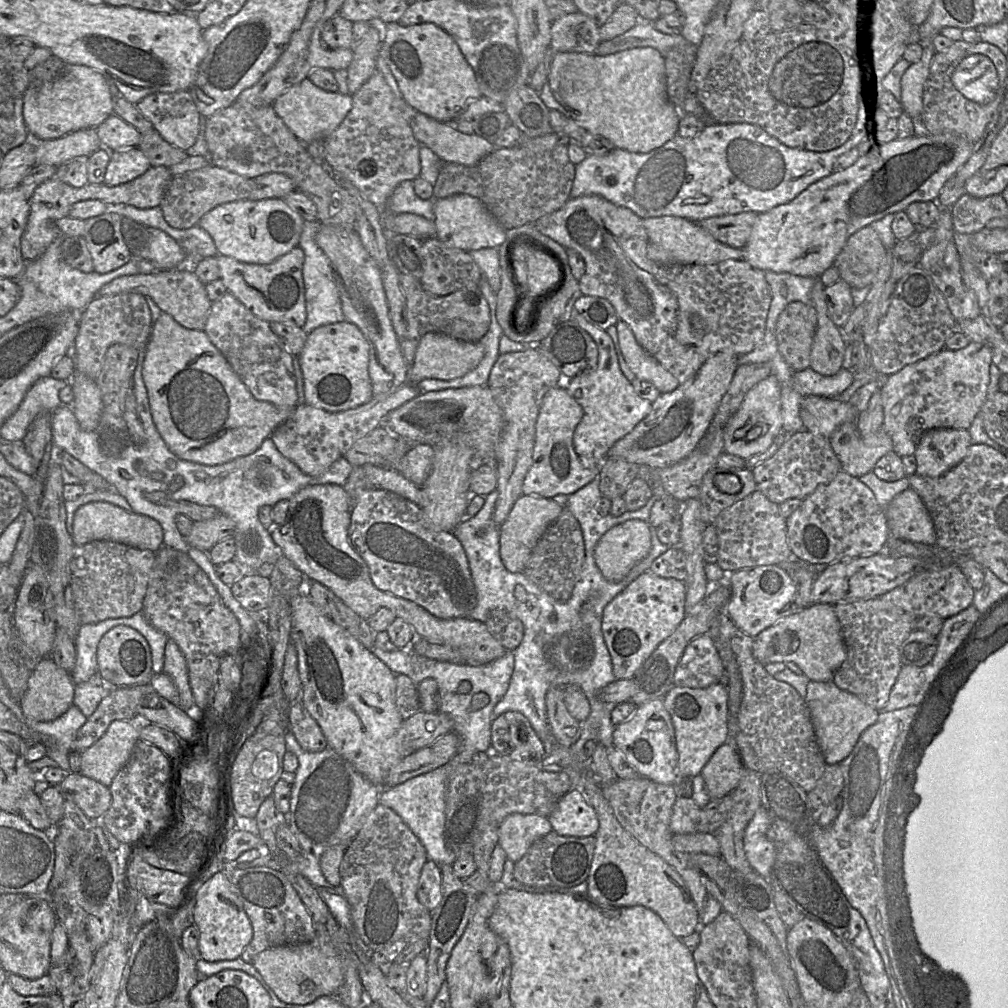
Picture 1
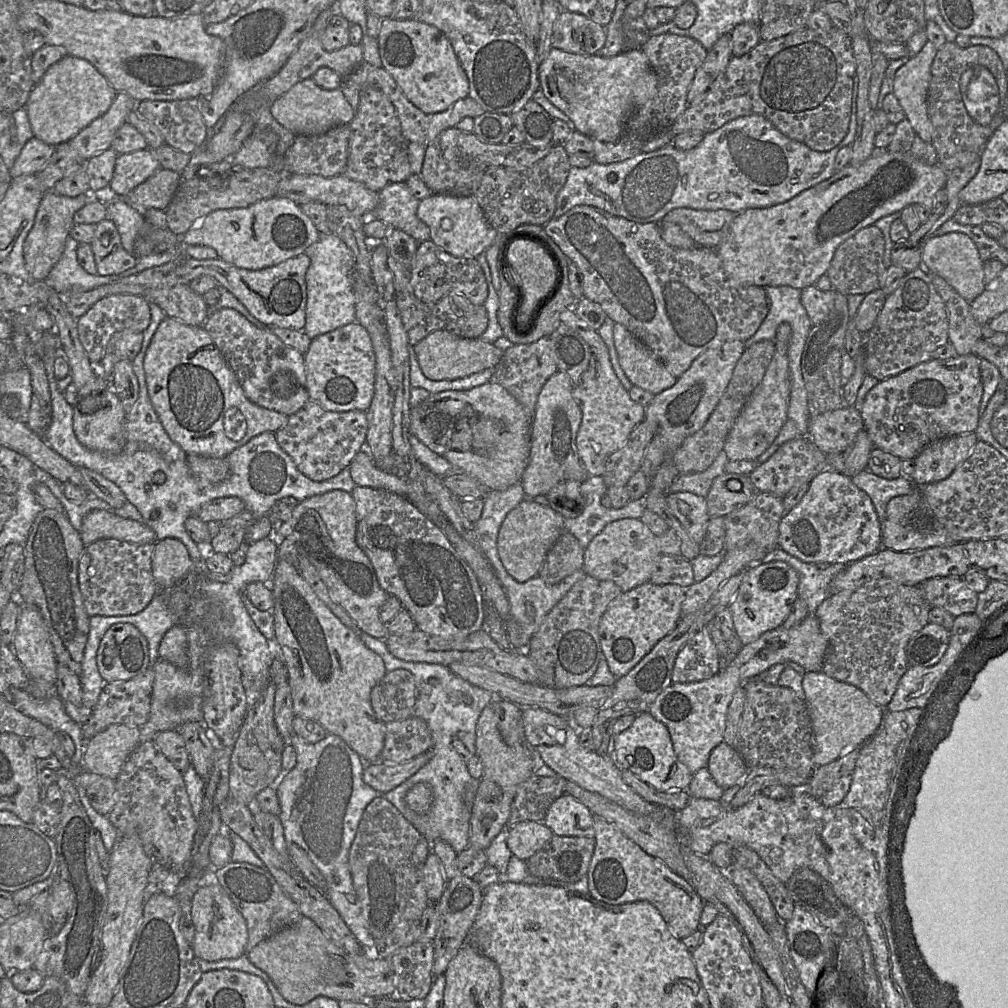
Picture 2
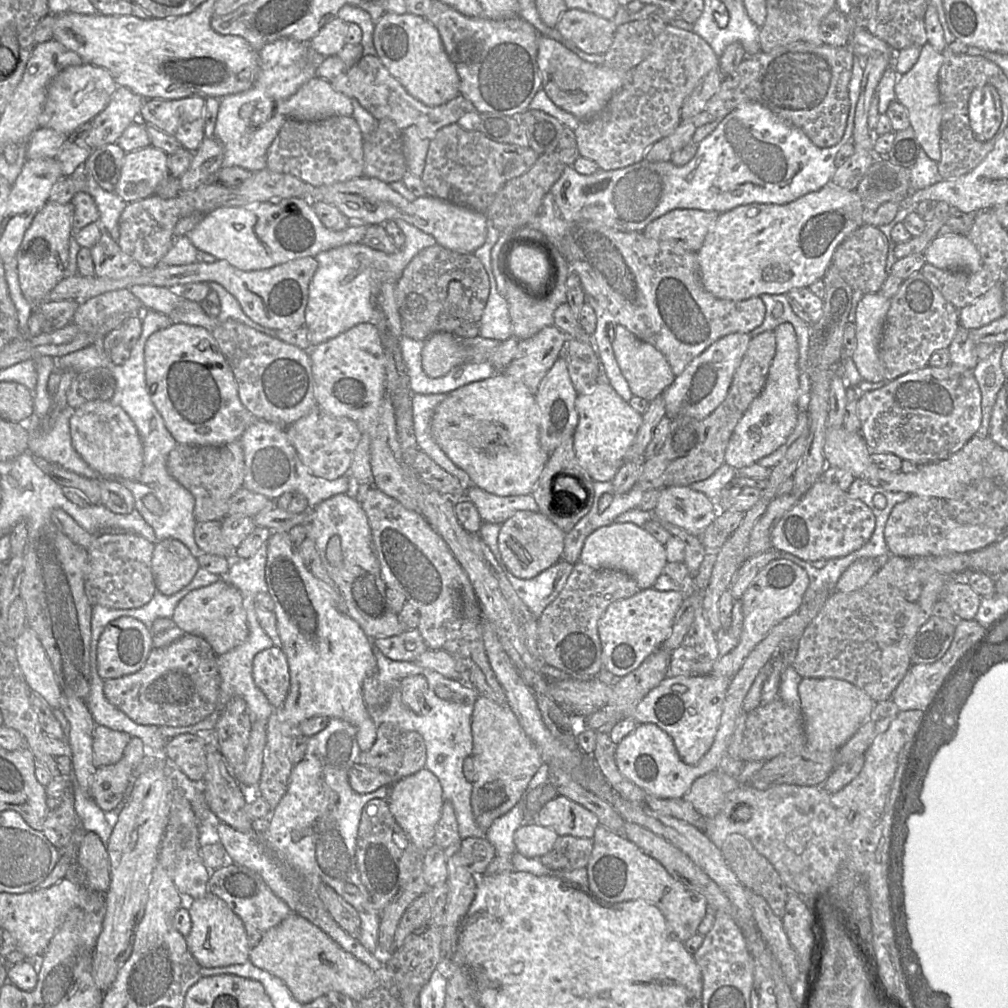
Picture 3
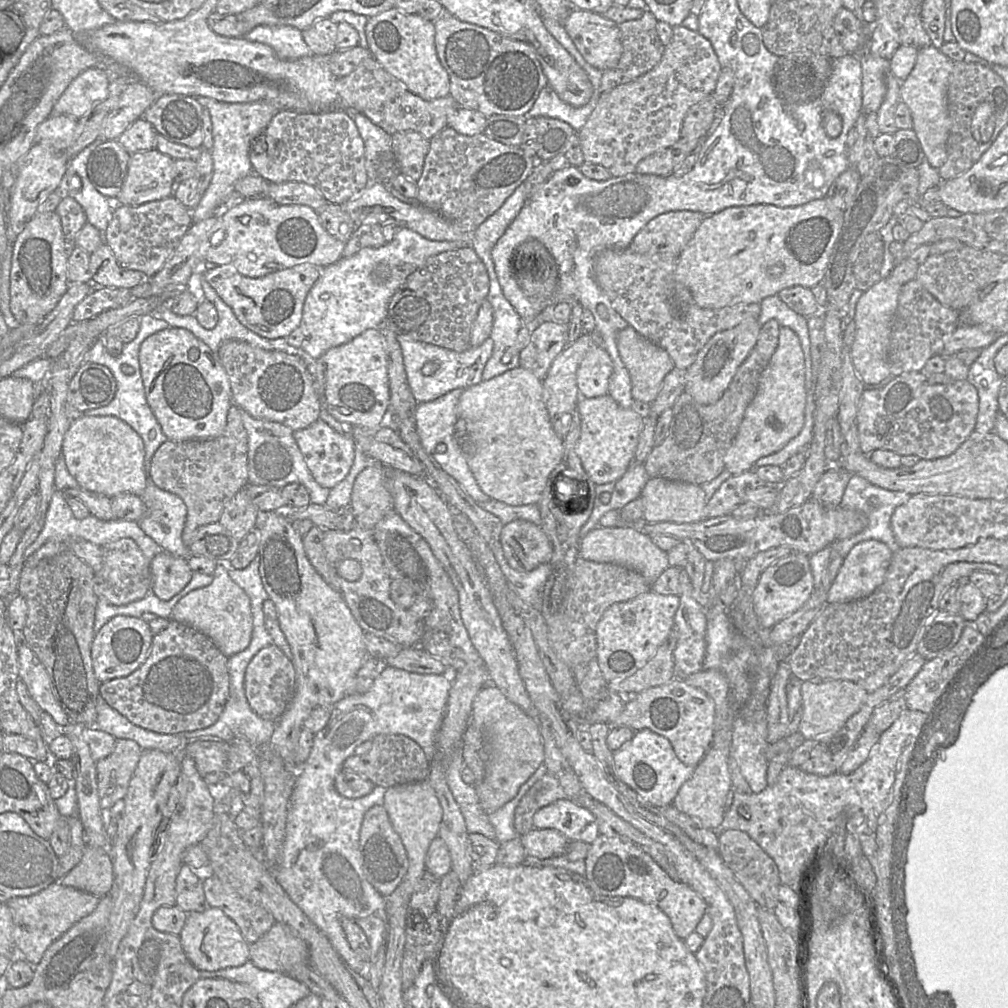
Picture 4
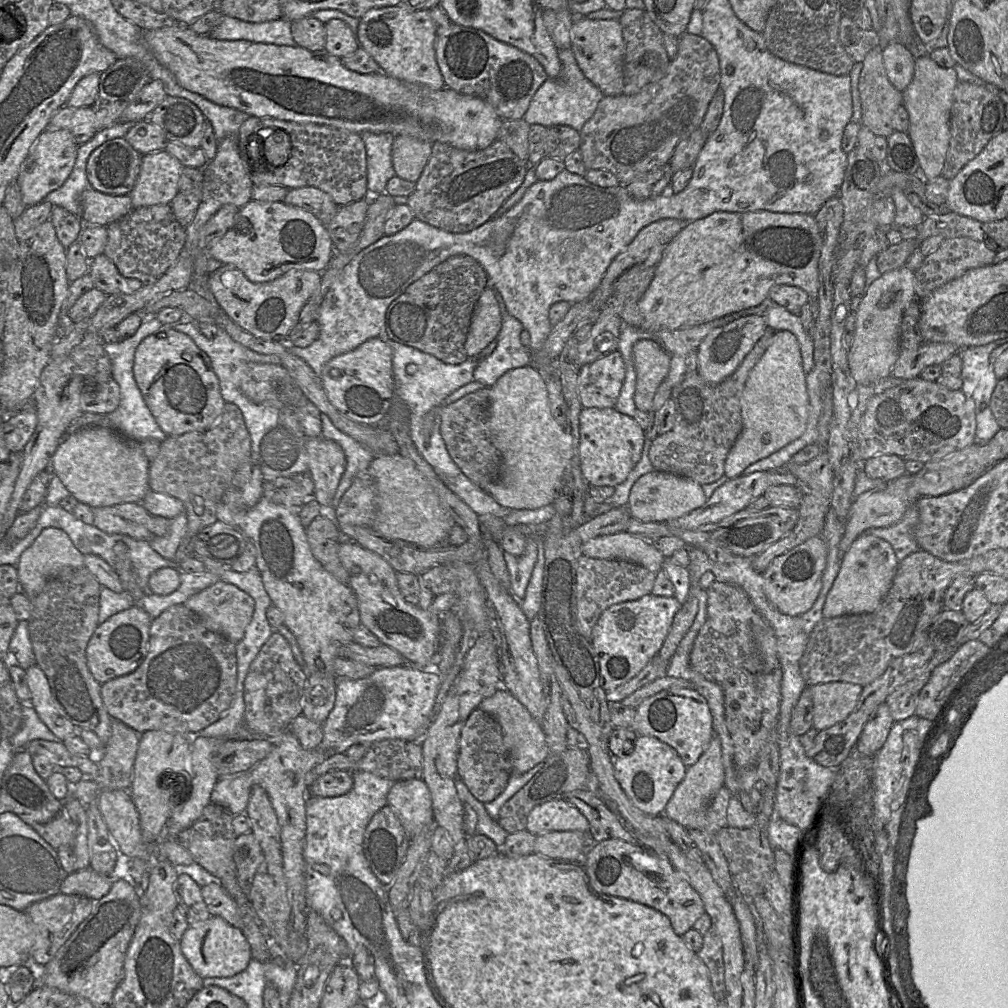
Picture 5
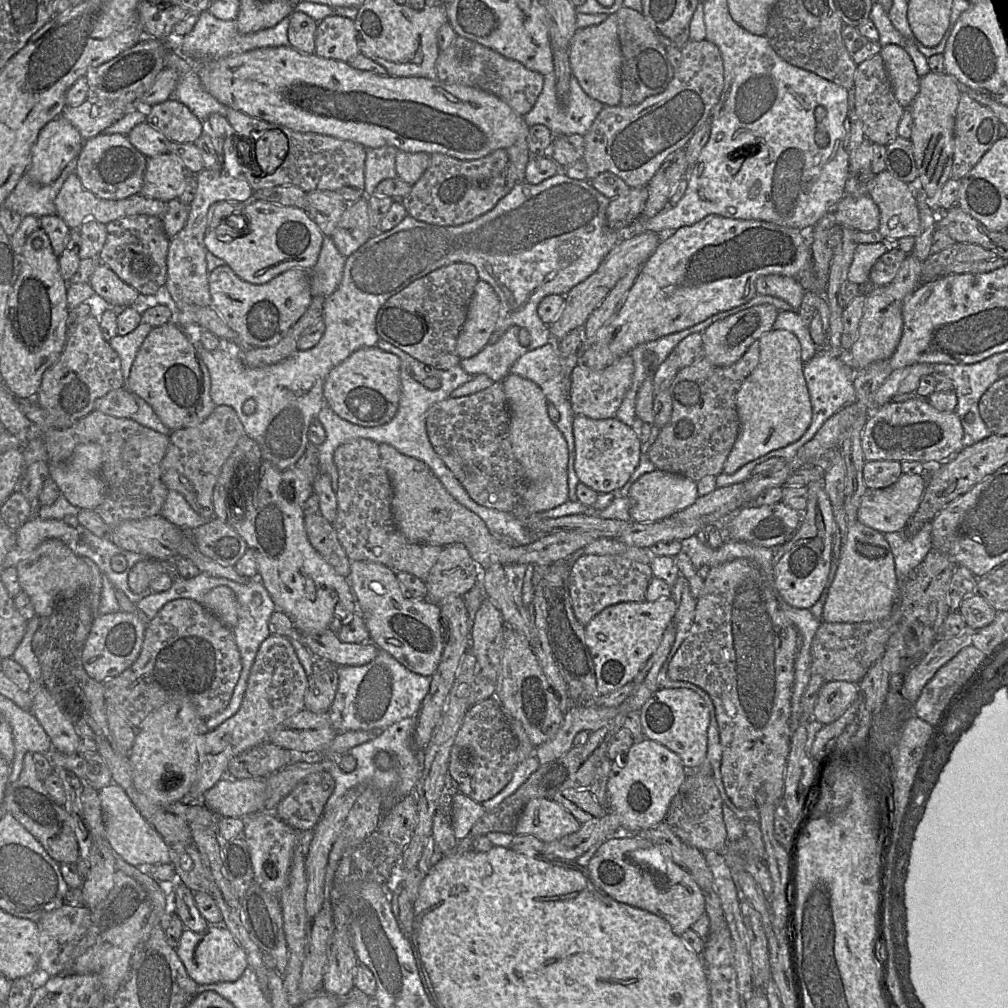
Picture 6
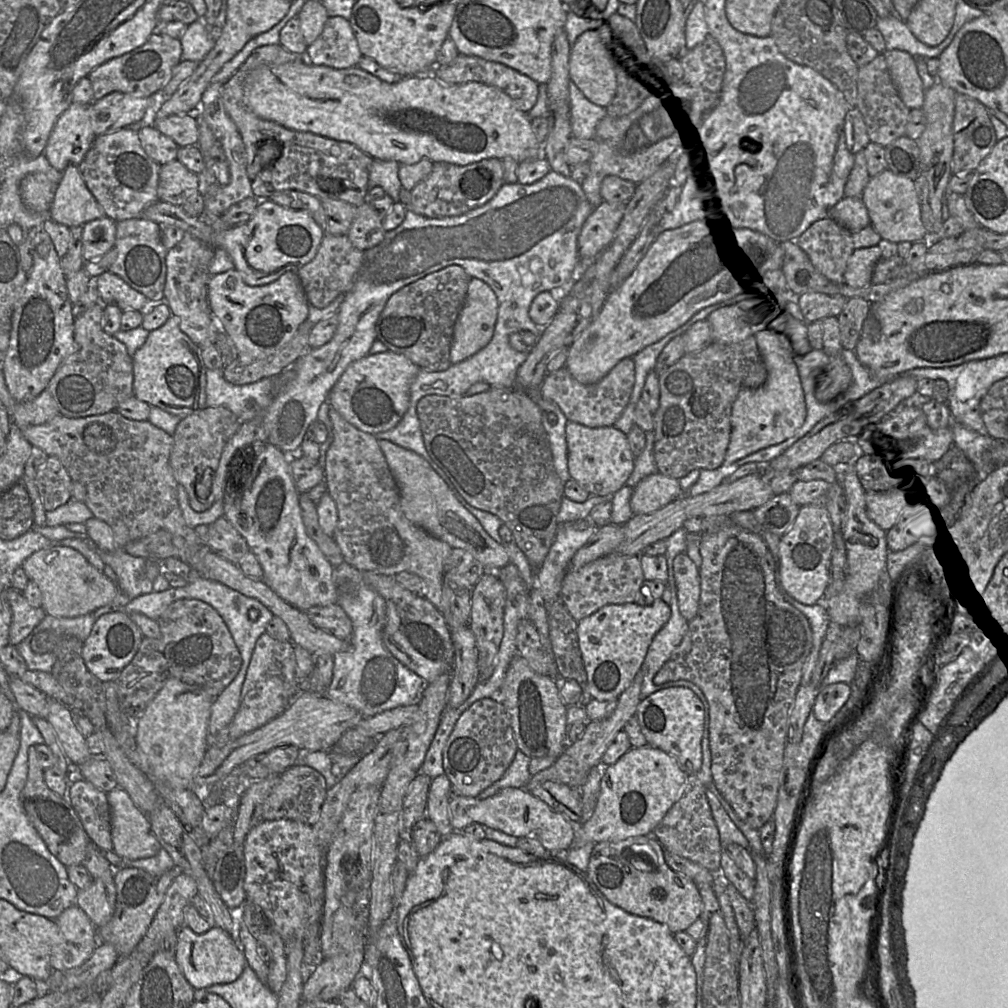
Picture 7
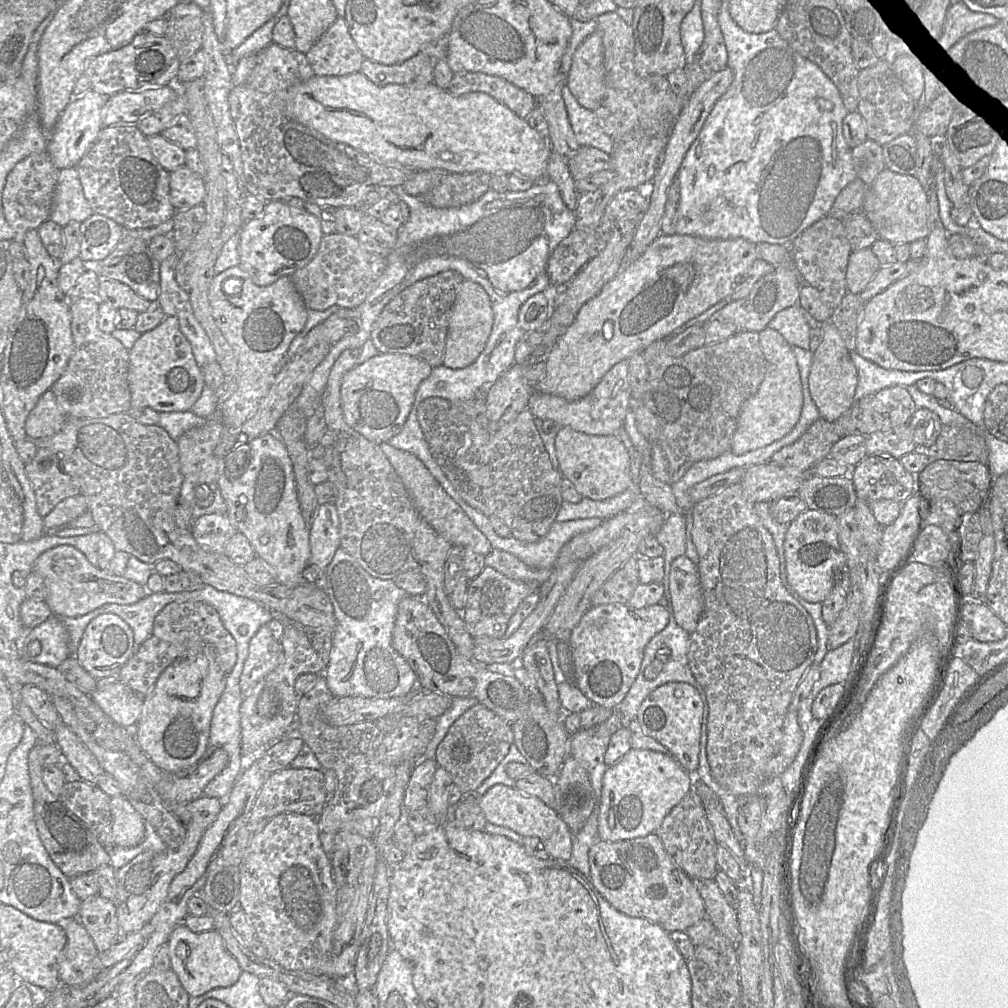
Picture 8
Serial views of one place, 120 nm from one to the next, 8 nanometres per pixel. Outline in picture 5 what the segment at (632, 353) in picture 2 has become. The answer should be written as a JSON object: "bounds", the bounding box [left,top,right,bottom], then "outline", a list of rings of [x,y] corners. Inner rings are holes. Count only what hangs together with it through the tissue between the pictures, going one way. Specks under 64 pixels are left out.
{"bounds":[633,339,671,412],"outline":[[[642,339],[633,345],[633,358],[636,370],[634,403],[638,410],[648,412],[655,392],[665,380],[671,355],[654,340]]]}

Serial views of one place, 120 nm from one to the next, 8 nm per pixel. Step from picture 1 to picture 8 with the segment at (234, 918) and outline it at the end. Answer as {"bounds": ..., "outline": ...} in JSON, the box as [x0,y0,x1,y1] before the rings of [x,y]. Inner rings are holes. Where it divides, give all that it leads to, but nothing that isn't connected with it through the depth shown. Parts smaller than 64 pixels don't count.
{"bounds":[166,924,242,997],"outline":[[[179,924],[166,944],[169,948],[170,969],[175,972],[190,997],[200,996],[214,988],[231,986],[242,971],[236,959],[225,949],[223,939],[215,929],[195,933],[184,924]]]}

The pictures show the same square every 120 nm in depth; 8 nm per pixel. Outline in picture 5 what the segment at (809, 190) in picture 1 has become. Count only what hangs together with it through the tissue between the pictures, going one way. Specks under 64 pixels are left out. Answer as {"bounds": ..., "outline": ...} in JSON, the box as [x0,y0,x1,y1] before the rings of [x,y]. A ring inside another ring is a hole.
{"bounds":[635,210,822,332],"outline":[[[767,210],[754,212],[725,212],[718,211],[705,218],[687,222],[685,227],[674,237],[662,253],[661,259],[656,265],[654,277],[638,302],[638,308],[642,315],[642,326],[635,327],[647,332],[662,330],[675,330],[690,326],[700,325],[726,315],[760,305],[768,299],[770,289],[776,285],[796,286],[804,290],[811,299],[817,300],[819,289],[818,262],[821,255],[822,237],[820,235],[815,216],[802,213],[778,213]]]}

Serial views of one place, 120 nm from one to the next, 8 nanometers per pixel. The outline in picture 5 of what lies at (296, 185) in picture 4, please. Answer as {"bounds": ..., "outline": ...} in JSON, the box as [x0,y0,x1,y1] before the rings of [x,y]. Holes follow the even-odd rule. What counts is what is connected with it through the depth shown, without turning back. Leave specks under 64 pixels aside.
{"bounds":[283,187,339,226],"outline":[[[315,187],[289,189],[283,202],[312,213],[324,226],[339,208],[327,193]]]}

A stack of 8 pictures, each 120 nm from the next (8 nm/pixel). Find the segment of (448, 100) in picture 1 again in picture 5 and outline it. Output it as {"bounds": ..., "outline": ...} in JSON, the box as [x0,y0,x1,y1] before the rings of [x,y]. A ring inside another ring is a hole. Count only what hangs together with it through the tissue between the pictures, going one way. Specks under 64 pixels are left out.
{"bounds":[357,5,445,90],"outline":[[[402,5],[372,8],[360,19],[357,40],[386,75],[410,84],[420,84],[433,90],[445,87],[436,61],[435,26],[430,9],[408,10]]]}

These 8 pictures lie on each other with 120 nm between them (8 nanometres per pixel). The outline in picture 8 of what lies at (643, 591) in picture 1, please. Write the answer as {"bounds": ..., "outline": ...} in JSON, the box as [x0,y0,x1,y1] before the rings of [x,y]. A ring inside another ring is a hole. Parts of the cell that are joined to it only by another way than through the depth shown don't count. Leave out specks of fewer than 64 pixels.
{"bounds":[571,603,669,710],"outline":[[[609,603],[592,606],[571,632],[575,685],[594,704],[616,710],[635,681],[647,643],[669,621],[667,608],[660,604],[634,609],[629,604]]]}

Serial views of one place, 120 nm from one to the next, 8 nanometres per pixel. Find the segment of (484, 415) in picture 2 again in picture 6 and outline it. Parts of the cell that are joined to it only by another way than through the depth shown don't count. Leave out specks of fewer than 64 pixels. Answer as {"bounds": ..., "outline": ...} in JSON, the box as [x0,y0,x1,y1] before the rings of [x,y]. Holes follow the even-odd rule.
{"bounds":[502,373,569,513],"outline":[[[508,373],[502,380],[510,410],[509,434],[515,458],[522,466],[526,486],[521,503],[529,513],[541,513],[569,500],[567,442],[548,415],[547,399],[533,381]]]}

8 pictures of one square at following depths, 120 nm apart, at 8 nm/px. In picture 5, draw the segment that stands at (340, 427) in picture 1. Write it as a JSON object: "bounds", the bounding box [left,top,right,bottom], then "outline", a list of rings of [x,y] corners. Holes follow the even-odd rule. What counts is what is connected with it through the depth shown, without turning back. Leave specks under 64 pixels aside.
{"bounds":[305,437,346,509],"outline":[[[309,437],[305,441],[308,471],[314,482],[313,498],[325,509],[332,508],[332,500],[345,471],[346,457],[342,447],[335,441],[319,437]]]}

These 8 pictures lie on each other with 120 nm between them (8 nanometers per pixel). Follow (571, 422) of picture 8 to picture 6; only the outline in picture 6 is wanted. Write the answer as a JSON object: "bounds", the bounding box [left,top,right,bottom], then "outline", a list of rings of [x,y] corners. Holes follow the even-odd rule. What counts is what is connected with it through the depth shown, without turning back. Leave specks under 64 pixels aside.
{"bounds":[569,354,634,419],"outline":[[[625,354],[601,370],[594,370],[583,363],[577,364],[570,376],[569,401],[575,415],[592,419],[615,417],[625,394],[631,386],[634,364],[631,356]]]}

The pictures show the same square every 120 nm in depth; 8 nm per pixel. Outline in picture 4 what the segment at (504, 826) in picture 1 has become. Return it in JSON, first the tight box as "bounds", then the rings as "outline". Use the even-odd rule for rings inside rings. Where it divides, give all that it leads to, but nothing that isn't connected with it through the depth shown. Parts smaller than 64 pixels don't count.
{"bounds":[520,828,570,859],"outline":[[[533,828],[520,836],[526,856],[539,859],[564,855],[570,840],[560,831],[551,828]]]}

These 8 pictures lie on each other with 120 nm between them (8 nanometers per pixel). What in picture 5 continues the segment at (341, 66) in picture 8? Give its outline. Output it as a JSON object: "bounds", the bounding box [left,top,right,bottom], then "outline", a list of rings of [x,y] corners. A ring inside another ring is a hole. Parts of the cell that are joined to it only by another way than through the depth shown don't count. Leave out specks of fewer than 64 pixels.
{"bounds":[324,19,360,58],"outline":[[[331,19],[324,24],[326,43],[324,50],[338,58],[354,53],[360,44],[350,27],[340,19]]]}

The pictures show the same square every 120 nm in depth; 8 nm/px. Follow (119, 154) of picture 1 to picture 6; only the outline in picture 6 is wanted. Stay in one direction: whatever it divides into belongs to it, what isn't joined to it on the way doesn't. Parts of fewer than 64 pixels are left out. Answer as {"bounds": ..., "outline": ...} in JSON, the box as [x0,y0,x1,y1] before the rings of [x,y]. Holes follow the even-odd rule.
{"bounds":[140,154,191,203],"outline":[[[174,154],[150,157],[147,159],[140,194],[165,203],[178,199],[189,174],[191,173]]]}

